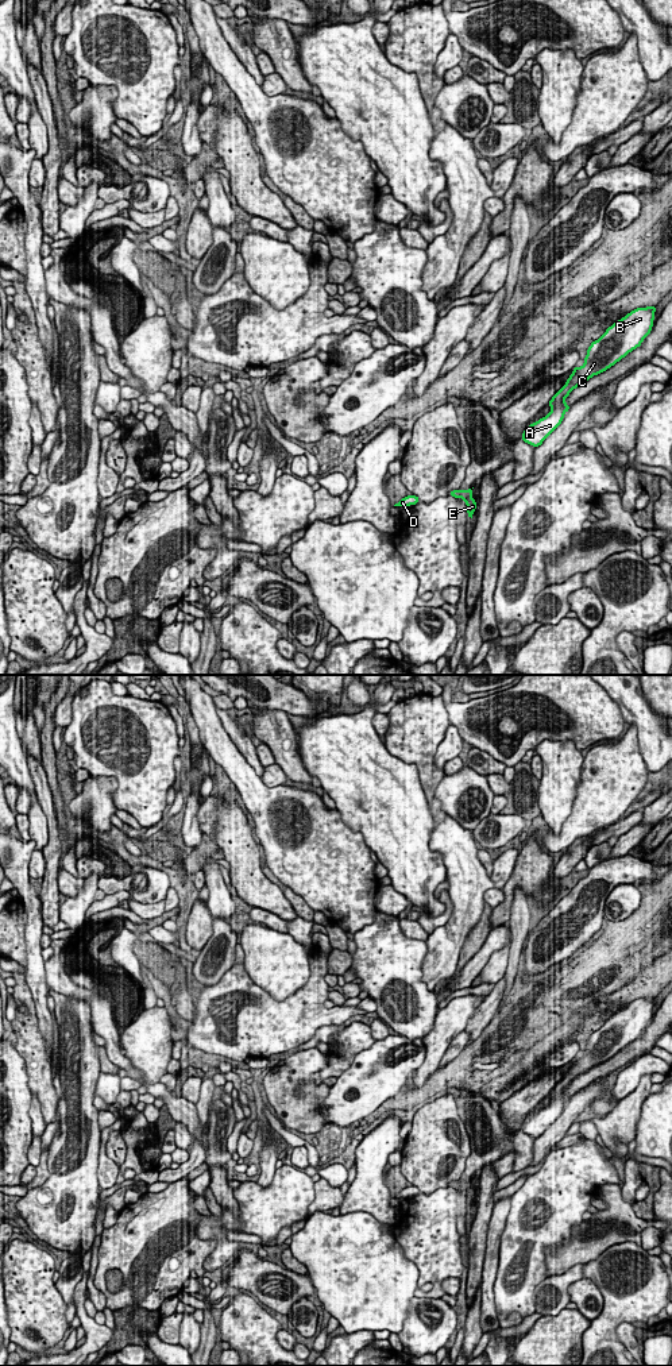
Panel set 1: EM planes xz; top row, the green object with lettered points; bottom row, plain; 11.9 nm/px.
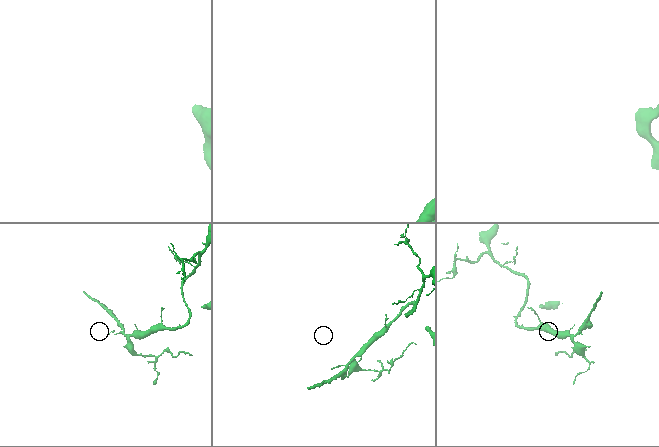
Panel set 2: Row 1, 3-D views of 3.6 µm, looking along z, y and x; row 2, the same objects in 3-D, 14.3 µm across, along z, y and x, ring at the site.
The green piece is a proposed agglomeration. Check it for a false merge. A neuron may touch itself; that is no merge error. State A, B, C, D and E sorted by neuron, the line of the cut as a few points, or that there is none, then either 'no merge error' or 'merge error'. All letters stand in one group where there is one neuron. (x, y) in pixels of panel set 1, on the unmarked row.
groups A B C D / E; cut xz (471, 1180), (471, 1184), (464, 1191); merge error

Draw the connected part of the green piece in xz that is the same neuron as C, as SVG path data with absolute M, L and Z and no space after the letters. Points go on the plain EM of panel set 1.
M656 998L636 999L609 1018L598 1031L592 1033L587 1041L584 1056L573 1058L573 1064L565 1076L549 1092L551 1103L525 1119L521 1130L532 1138L541 1137L561 1115L564 1104L569 1101L569 1096L565 1095L569 1084L640 1038L652 1022L654 1003Z

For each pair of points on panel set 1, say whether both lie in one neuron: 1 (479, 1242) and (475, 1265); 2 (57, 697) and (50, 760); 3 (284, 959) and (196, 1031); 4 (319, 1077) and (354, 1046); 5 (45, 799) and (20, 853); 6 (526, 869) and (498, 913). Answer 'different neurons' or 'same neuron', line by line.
1: same neuron
2: same neuron
3: different neurons
4: same neuron
5: different neurons
6: same neuron

